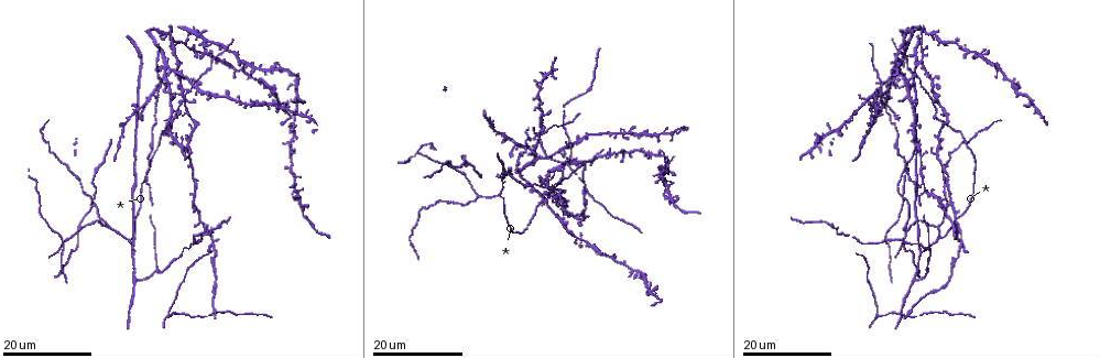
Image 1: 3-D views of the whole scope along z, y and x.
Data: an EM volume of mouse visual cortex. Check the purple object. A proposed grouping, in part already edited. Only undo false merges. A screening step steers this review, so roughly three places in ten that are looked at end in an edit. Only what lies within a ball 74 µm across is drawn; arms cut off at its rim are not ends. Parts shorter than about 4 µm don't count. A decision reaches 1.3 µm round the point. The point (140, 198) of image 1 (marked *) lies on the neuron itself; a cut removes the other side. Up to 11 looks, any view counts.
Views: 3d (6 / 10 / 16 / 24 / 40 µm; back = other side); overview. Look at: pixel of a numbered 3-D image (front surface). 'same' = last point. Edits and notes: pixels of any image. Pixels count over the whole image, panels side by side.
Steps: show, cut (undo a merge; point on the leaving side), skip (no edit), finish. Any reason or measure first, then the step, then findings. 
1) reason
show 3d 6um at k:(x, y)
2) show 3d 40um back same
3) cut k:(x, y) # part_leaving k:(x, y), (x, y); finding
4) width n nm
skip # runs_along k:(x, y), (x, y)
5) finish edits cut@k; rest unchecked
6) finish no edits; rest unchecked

four arms meet
show 3d 24um at 1:(76, 230)

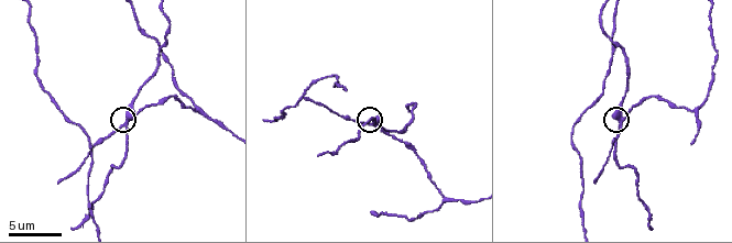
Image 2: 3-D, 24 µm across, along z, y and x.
show 3d 10um at 2:(620, 120)

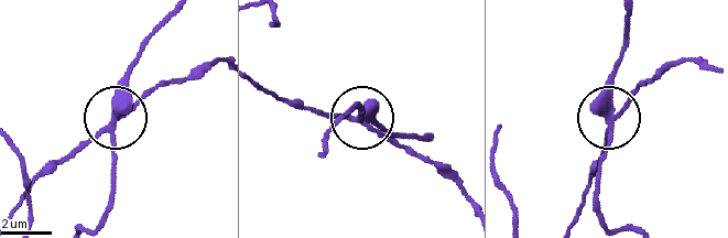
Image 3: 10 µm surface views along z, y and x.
cut 3:(125, 87) # part_leaving 3:(113, 119), (125, 71), (171, 13); two neurons meet here

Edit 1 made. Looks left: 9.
show overview

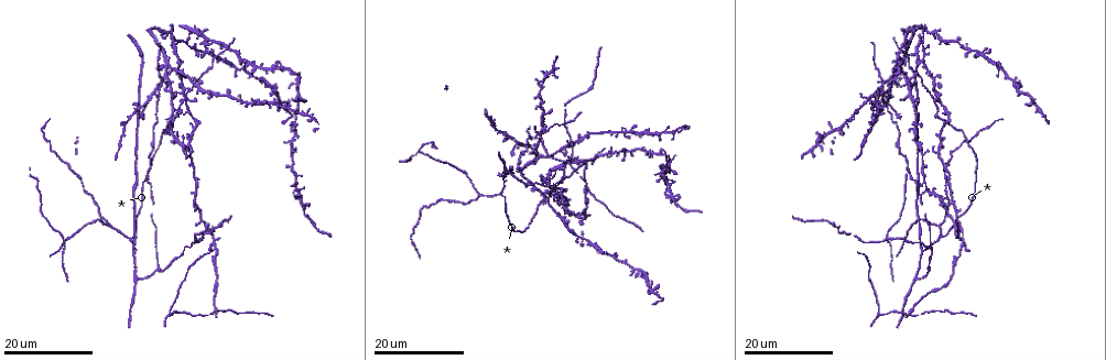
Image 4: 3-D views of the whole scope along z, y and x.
arms part here
show 3d 16um at 4:(145, 102)

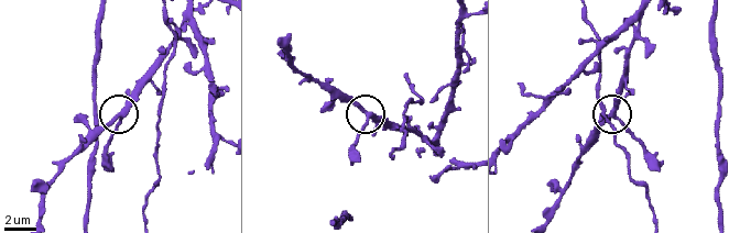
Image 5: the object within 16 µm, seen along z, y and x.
closer look
show 3d 10um at 5:(366, 114)

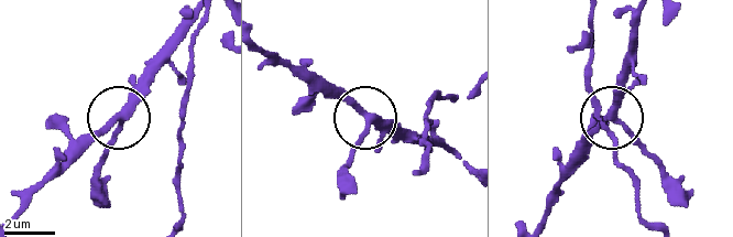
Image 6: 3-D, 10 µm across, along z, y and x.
arms 3
skip # runs_along 6:(456, 153), (369, 119), (343, 170); one neuron here

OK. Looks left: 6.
four arms meet
show 3d 16um at 4:(184, 87)

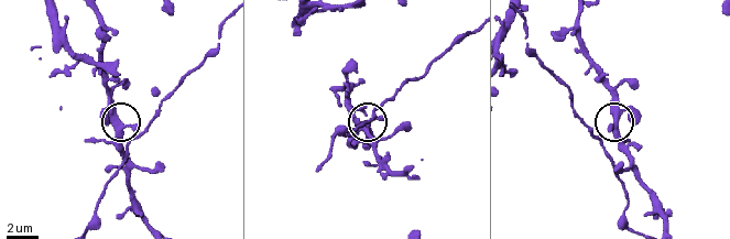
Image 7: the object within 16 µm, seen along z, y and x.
show 3d 10um at 7:(116, 125)

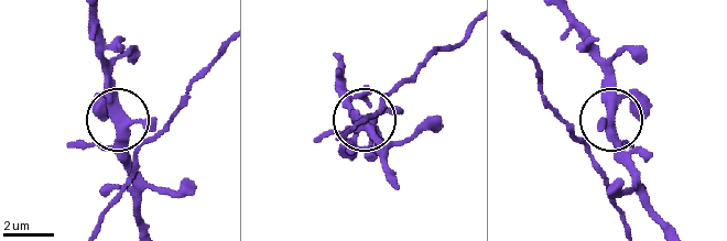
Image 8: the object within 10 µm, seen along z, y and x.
width 370 nm
skip # all the same neuron

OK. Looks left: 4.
four-way junction
show 3d 16um at 4:(535, 147)

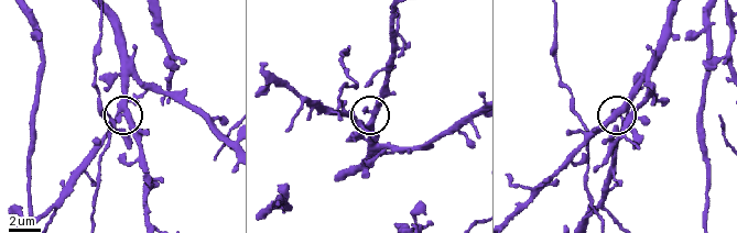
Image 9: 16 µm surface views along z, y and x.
show 3d 10um at 9:(621, 110)

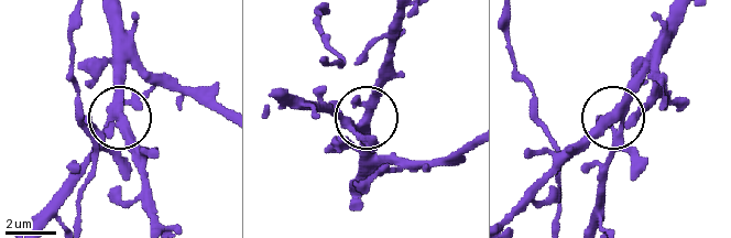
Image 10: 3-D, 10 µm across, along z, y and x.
arms 4
skip # runs_along 10:(673, 17), (663, 54), (617, 118), (608, 172); continuous, no second neuron

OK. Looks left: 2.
side arm on a straight run
show 3d 16um at 4:(169, 89)

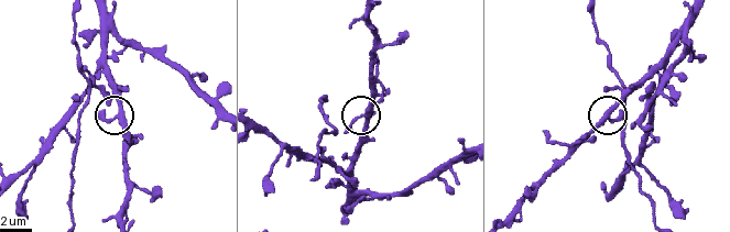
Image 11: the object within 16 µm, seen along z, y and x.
show 3d 10um at 11:(112, 118)

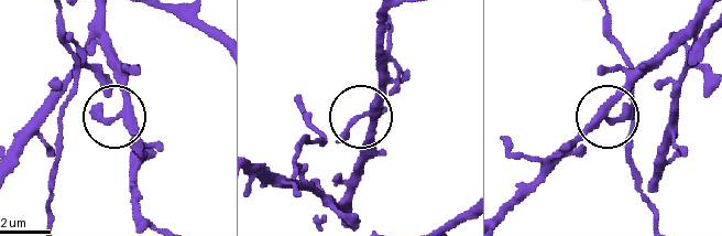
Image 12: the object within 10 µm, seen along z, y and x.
arms 3
skip # runs_along 12:(97, 15), (97, 41), (121, 97), (120, 115), (151, 146); continuous, no second neuron

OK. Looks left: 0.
finish edits cut@3; rest unchecked

